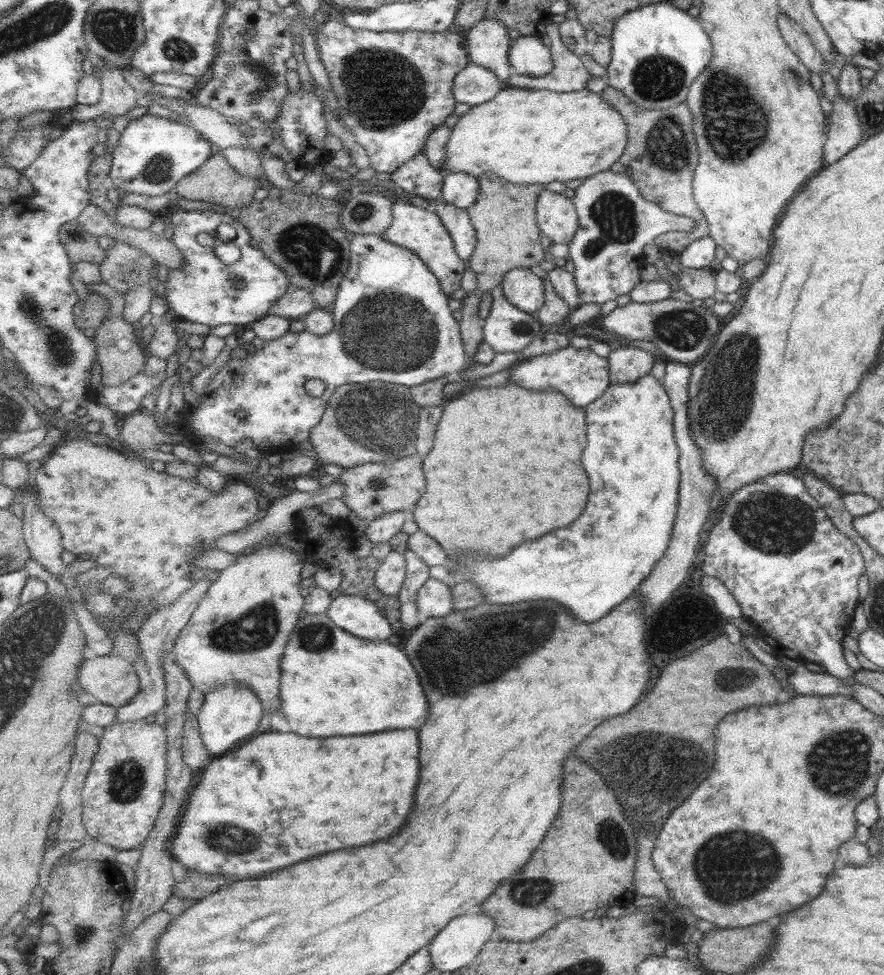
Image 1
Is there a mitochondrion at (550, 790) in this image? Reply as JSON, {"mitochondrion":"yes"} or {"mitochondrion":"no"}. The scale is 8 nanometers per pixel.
{"mitochondrion":"no"}

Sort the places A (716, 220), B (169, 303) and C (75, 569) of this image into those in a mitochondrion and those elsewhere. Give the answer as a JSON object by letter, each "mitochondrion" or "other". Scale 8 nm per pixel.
{"A":"other","B":"other","C":"other"}

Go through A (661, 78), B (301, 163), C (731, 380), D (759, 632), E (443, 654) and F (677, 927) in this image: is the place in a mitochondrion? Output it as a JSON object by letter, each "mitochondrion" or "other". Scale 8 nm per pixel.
{"A":"mitochondrion","B":"other","C":"mitochondrion","D":"other","E":"mitochondrion","F":"other"}

